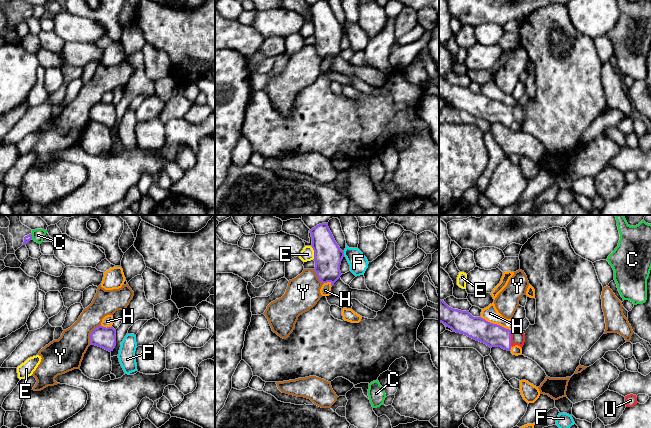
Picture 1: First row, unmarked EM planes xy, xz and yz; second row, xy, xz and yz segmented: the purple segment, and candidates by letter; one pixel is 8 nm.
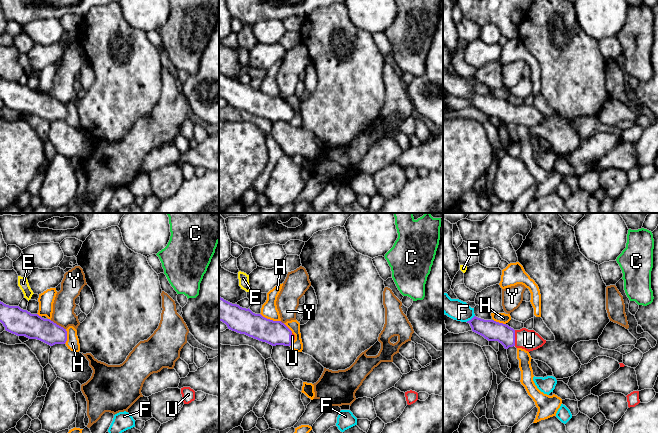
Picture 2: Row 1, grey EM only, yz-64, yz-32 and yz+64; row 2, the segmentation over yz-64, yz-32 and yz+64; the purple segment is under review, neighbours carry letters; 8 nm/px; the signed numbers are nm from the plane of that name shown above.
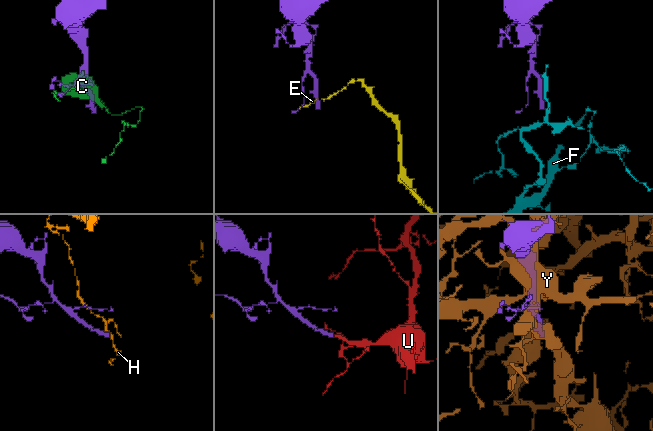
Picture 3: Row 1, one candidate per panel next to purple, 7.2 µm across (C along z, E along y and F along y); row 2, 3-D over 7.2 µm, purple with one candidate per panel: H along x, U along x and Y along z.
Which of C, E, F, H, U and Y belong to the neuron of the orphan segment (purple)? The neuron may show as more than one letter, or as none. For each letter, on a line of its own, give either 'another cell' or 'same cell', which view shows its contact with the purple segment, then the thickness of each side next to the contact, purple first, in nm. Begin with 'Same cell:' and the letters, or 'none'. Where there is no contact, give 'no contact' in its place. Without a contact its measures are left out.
Same cell: U
C: another cell; meets purple in xy; 50 nm thick on the purple side, 100 nm on the other
E: another cell; meets purple in xz; 220 nm thick on the purple side, 110 nm on the other
F: another cell; meets purple in xz; 220 nm thick on the purple side, 150 nm on the other
H: another cell; meets purple in yz; 190 nm thick on the purple side, 120 nm on the other
U: same cell; meets purple in yz; 190 nm thick on the purple side, 110 nm on the other
Y: another cell; meets purple in xy; 170 nm thick on the purple side, 280 nm on the other

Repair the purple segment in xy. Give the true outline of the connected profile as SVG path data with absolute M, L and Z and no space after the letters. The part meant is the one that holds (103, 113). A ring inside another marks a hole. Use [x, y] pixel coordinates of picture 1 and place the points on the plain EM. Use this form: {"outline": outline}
{"outline": "M98 102L90 110L90 121L113 127L116 122L116 106L113 103Z"}

